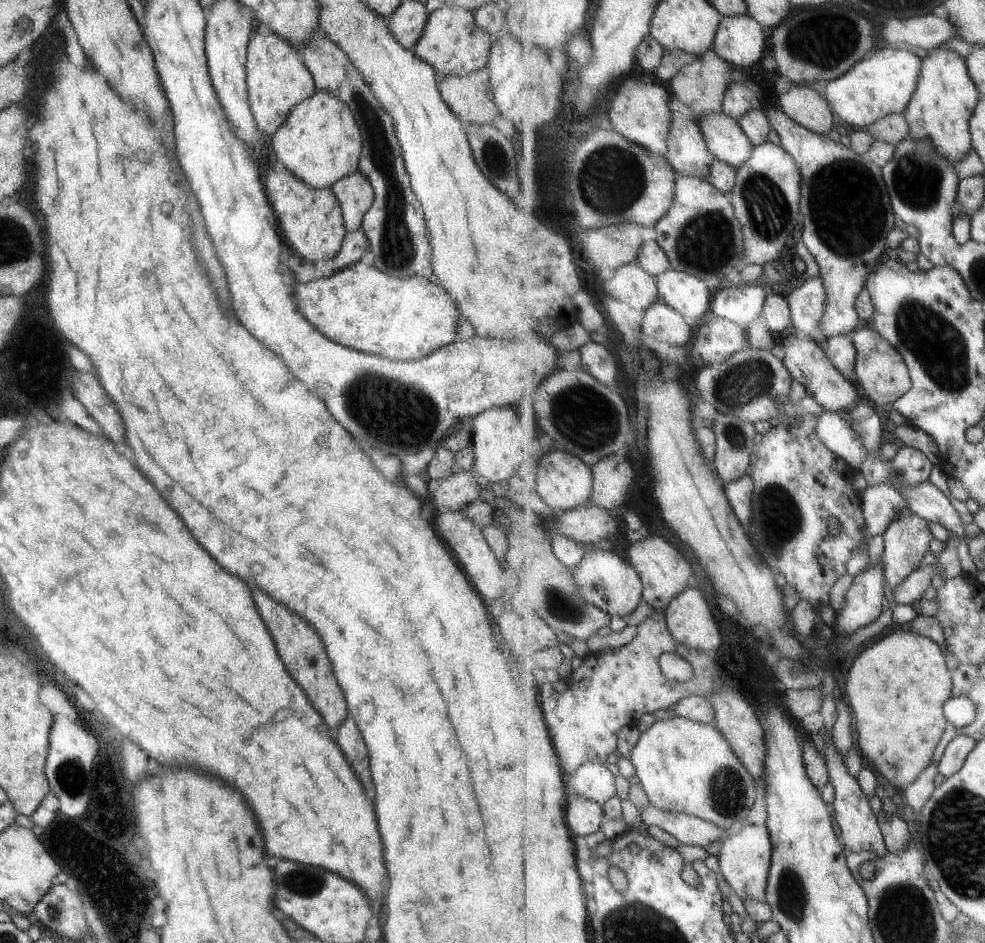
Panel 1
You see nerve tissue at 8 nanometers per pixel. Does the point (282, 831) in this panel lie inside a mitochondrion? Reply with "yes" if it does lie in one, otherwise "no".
no

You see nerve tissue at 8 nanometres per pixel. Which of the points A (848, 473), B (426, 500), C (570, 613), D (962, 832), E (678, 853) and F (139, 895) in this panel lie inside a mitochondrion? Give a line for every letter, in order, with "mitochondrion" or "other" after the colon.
A: other
B: other
C: mitochondrion
D: mitochondrion
E: other
F: mitochondrion

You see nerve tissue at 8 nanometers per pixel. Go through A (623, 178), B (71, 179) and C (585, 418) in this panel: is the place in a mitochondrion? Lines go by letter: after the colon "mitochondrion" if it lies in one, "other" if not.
A: mitochondrion
B: other
C: mitochondrion

